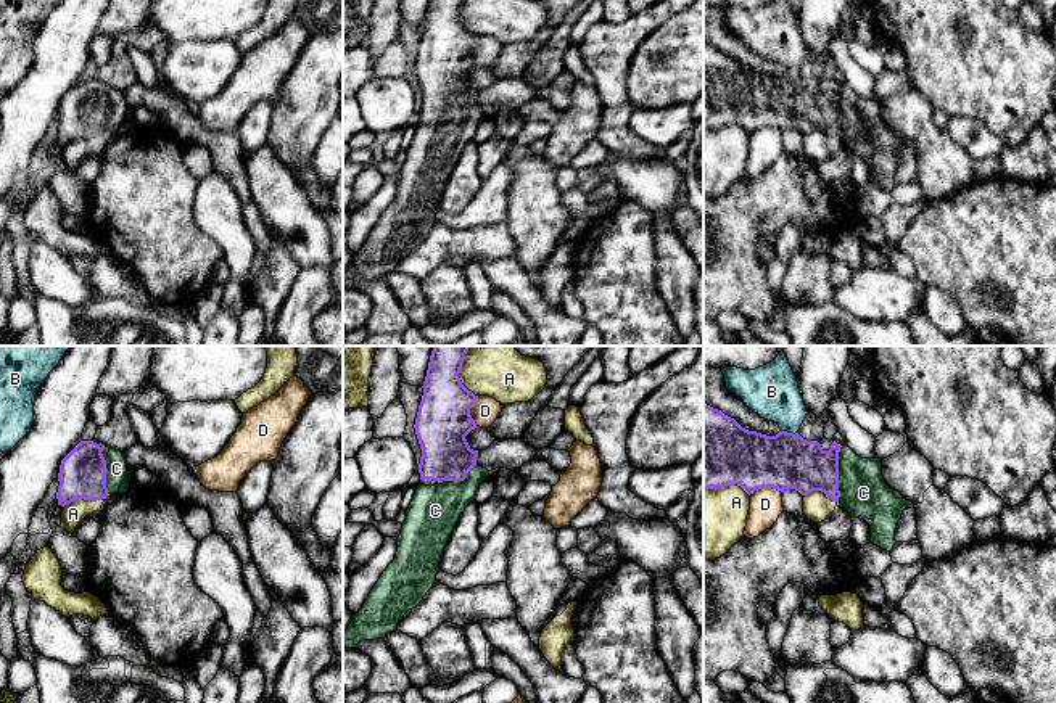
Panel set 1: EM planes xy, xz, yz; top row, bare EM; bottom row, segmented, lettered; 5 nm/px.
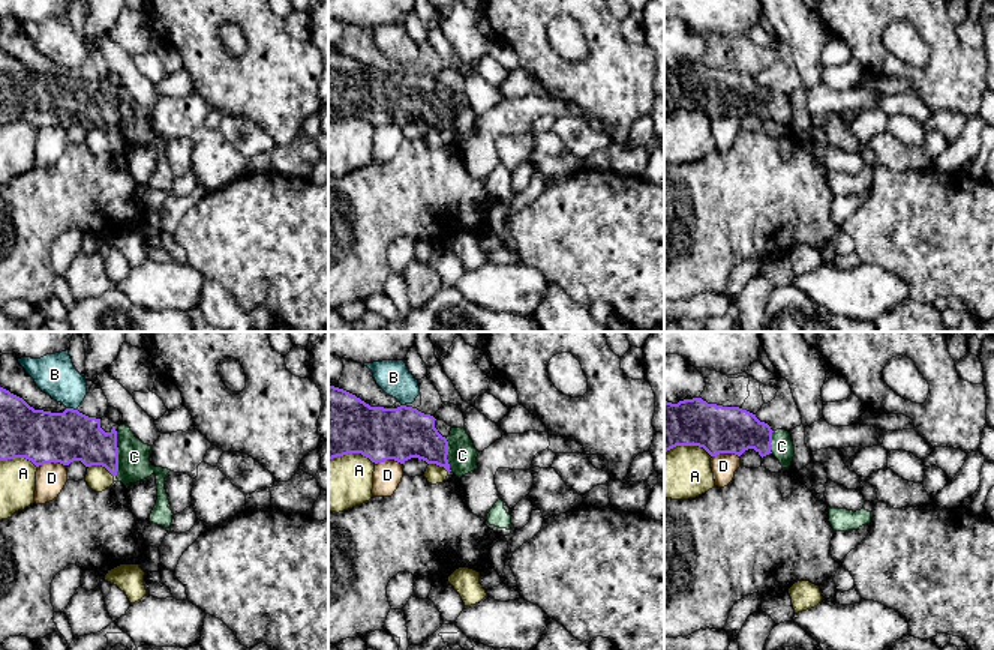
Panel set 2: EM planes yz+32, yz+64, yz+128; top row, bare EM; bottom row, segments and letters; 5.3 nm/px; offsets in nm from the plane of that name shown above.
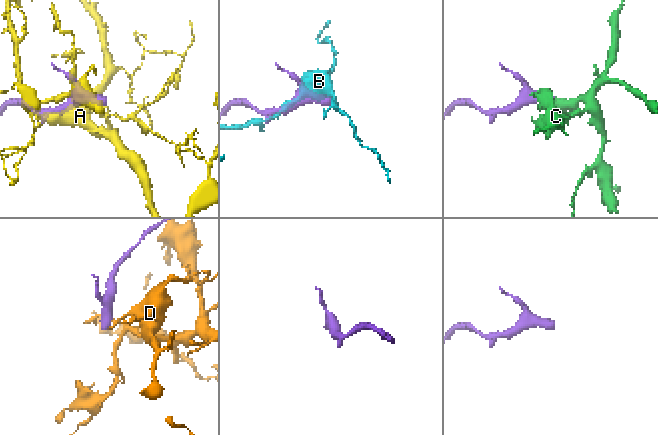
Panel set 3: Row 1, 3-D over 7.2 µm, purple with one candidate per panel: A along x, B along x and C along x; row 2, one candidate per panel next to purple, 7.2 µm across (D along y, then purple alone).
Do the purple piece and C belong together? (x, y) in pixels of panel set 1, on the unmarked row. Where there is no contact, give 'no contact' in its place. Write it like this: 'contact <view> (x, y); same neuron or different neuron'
contact yz (837, 113); same neuron

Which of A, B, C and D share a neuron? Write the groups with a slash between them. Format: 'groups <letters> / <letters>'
groups A / B / C / D

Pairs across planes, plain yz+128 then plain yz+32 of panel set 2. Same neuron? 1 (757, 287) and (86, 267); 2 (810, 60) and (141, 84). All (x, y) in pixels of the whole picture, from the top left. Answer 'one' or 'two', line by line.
1: one
2: two

